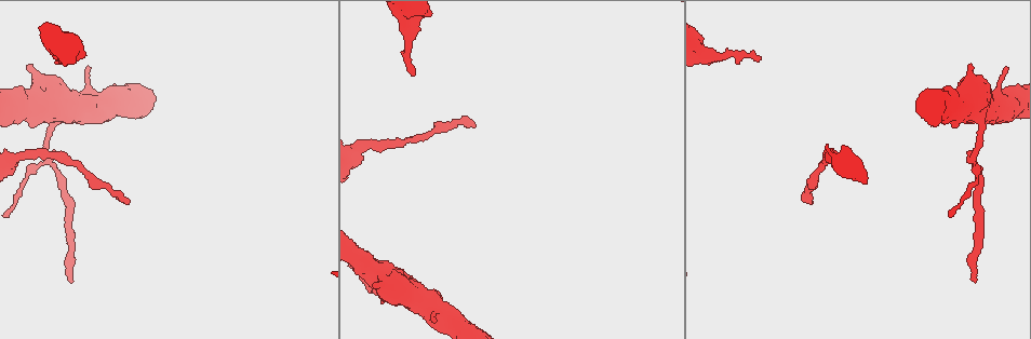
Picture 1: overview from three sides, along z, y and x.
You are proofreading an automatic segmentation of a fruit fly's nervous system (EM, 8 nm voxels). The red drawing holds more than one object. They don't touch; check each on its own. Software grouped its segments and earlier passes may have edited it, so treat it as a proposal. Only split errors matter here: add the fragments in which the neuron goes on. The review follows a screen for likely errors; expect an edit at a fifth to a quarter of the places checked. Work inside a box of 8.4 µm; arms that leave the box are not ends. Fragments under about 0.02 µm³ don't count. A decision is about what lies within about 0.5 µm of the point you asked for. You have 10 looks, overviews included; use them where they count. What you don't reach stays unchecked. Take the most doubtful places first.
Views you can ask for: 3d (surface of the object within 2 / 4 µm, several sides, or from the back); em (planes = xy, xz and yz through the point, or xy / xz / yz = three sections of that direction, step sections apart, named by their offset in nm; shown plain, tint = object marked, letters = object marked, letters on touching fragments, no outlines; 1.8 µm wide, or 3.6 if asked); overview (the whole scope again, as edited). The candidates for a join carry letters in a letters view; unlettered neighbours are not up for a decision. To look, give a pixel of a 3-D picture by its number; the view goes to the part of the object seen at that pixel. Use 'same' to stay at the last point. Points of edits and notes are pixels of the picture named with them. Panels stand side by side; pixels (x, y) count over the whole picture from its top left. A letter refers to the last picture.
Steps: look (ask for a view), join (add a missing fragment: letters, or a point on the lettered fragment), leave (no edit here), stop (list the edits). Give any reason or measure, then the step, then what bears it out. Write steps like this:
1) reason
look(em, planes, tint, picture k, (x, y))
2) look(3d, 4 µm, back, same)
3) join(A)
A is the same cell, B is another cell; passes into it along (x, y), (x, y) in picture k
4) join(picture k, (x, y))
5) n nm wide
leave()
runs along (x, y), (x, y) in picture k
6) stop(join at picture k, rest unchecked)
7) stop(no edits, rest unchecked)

branch stops here
look(em, xz, step 4, tint, picture 1, (129, 202))

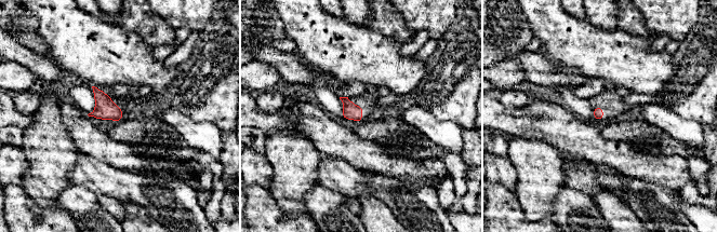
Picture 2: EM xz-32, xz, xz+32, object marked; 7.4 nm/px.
look(em, planes, letters, same)

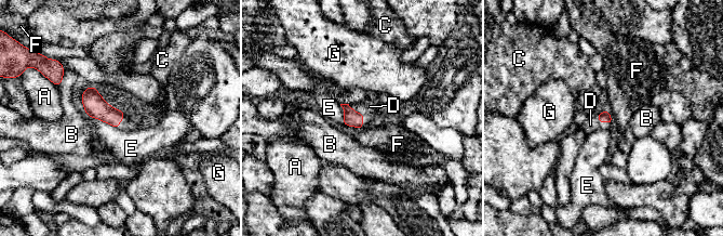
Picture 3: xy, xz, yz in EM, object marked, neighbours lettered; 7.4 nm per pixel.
80 nm wide
join(D)
D is the same cell, A, B, C, E, F and G are other cells; the neuron continues

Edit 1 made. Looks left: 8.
look(overview)

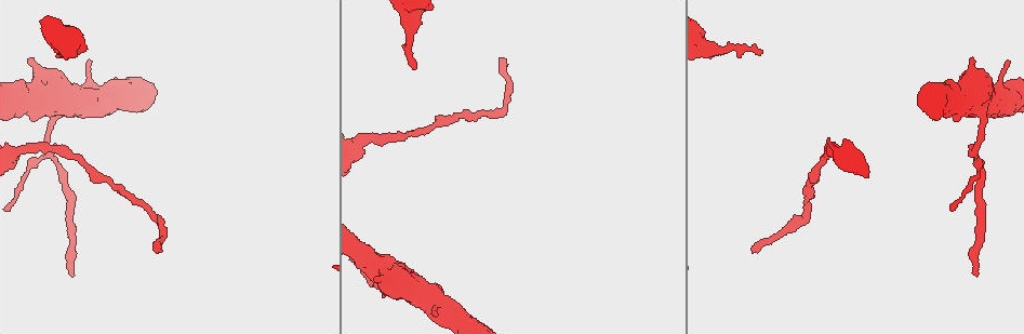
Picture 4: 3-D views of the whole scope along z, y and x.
look(em, planes, letters, picture 4, (977, 274))

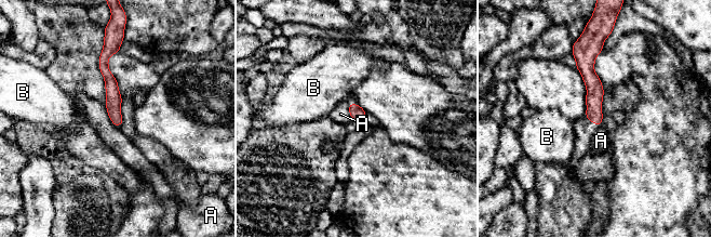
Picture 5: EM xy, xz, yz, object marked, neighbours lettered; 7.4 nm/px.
leave()
A and B are other cells; border along (106, 110), (110, 121), (116, 127) in picture 5; none of them fits

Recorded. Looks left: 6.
long arm stops here
look(3d, 2 µm, picture 4, (760, 54))

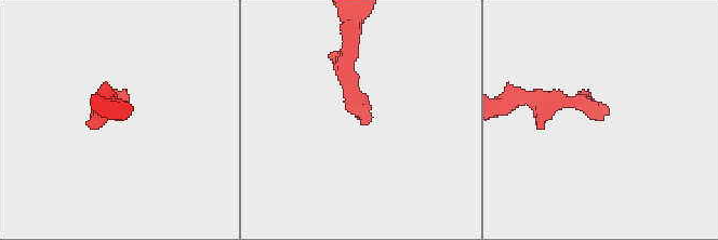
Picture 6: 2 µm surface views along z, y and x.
look(em, planes, letters, picture 6, (363, 123))

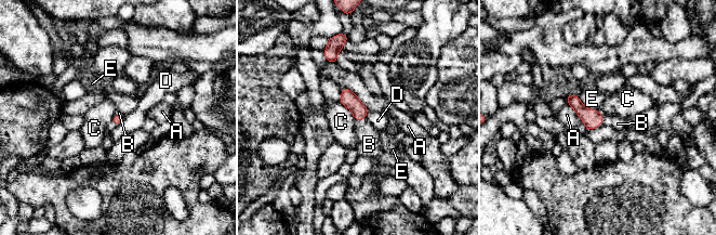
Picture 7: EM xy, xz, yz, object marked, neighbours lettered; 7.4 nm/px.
join(B)
B is the same cell, A, C, D and E are other cells; passes into it along (591, 118), (602, 121), (618, 123) in picture 7; it goes on there

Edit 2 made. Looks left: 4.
redraw
look(overview)

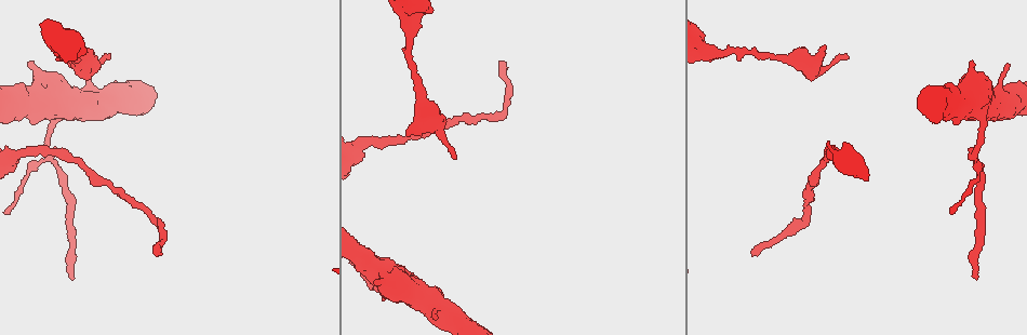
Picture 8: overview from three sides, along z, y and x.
branch stops here
look(3d, 4 µm, picture 8, (108, 53))

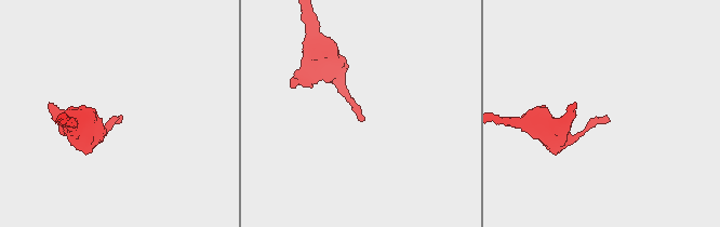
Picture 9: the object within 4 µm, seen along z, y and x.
look(em, planes, plain, picture 9, (121, 116))

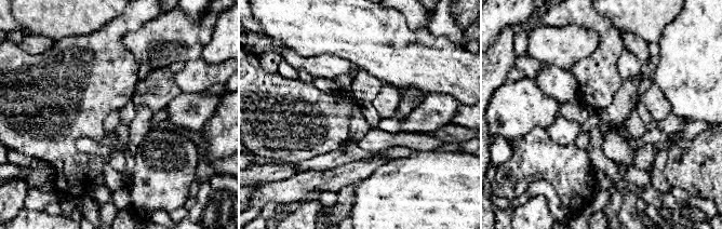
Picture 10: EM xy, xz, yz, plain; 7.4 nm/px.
look(em, planes, letters, same)

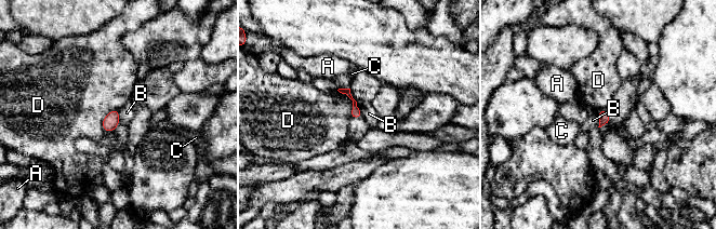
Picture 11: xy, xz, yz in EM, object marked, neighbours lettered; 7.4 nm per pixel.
leave()
A, B, C and D are other cells; border along (600, 110), (598, 112), (598, 126) in picture 11; no lettered fragment goes on from it

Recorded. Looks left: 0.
stop(join at picture 3, join at picture 7, rest unchecked)

